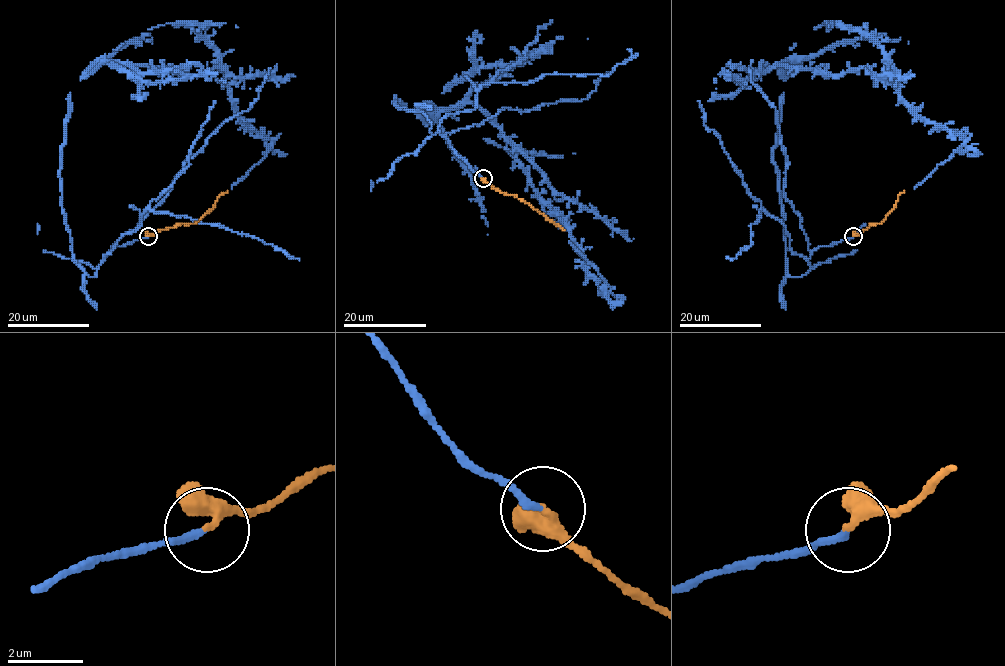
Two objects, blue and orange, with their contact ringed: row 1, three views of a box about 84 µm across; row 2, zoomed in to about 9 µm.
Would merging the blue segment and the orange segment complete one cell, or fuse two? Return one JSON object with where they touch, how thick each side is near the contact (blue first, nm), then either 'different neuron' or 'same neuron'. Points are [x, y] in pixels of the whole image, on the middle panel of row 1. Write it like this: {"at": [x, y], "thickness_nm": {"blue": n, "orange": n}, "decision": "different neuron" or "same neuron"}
{"at": [483, 178], "thickness_nm": {"blue": 190, "orange": 240}, "decision": "same neuron"}

